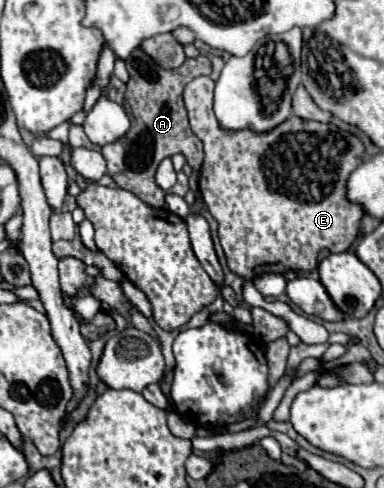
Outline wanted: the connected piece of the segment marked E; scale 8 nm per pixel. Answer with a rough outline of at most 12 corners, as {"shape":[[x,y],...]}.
{"shape":[[214,81],[184,103],[198,185],[242,279],[346,251],[364,143],[294,115],[222,133]]}

